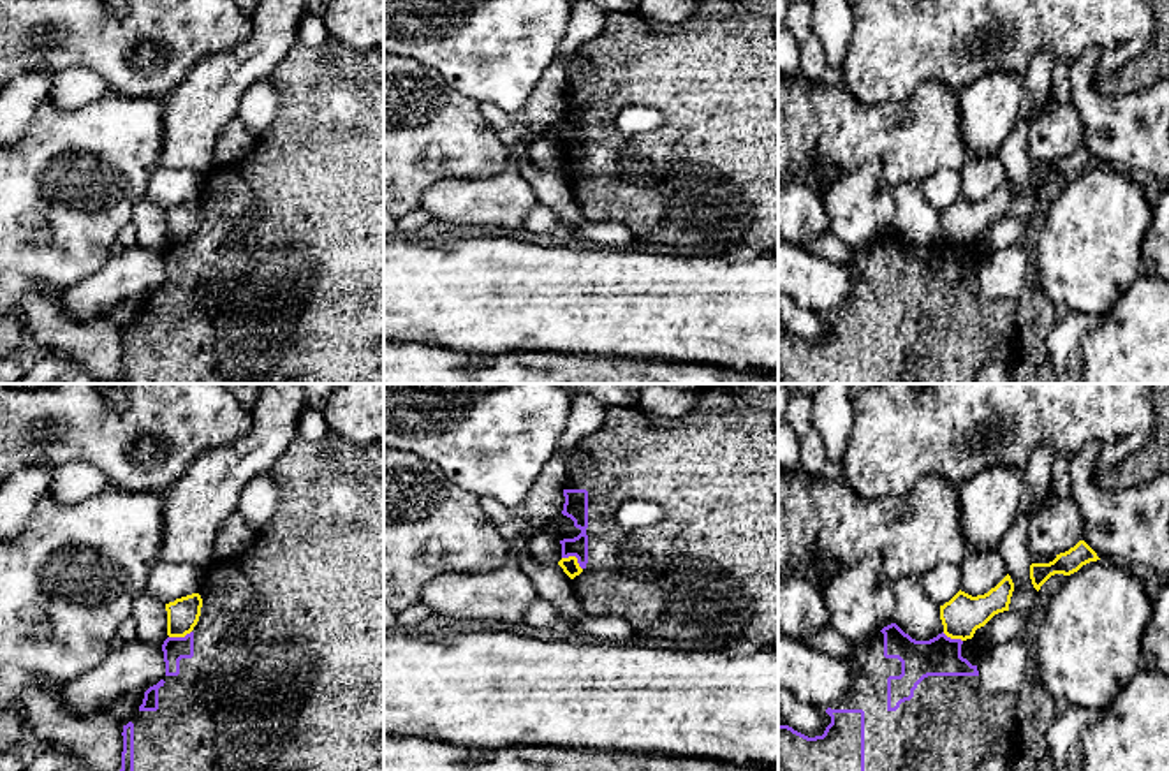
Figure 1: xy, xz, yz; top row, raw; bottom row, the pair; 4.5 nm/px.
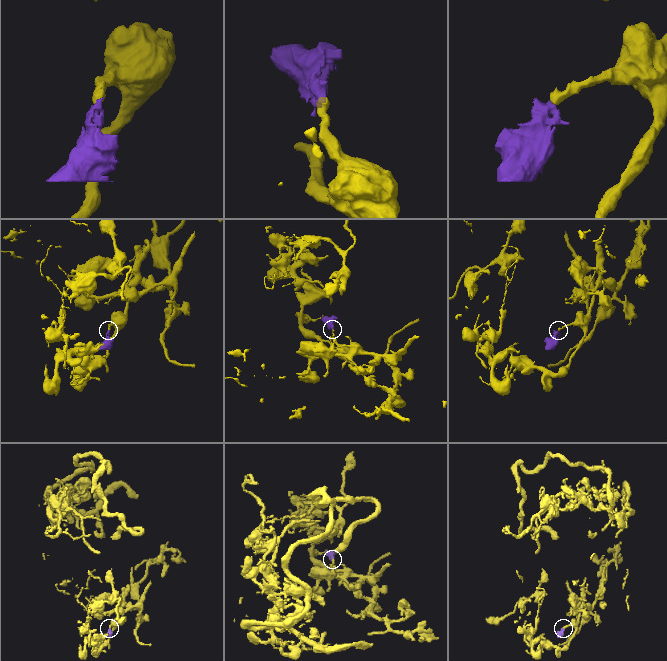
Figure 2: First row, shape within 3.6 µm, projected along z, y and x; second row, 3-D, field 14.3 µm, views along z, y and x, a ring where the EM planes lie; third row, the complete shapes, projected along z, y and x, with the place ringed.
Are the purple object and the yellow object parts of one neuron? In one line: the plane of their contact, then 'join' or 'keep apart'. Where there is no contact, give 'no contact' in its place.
meets purple in xz; keep apart

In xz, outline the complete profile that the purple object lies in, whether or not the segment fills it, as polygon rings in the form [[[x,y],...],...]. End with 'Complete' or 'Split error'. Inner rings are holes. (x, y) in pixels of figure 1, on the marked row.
[[[741,384],[738,389],[708,386],[701,389],[695,408],[680,417],[653,415],[637,405],[607,407],[602,426],[584,437],[577,449],[588,458],[565,479],[565,503],[562,514],[574,521],[581,533],[563,539],[562,558],[576,556],[583,572],[572,579],[572,588],[590,616],[616,616],[630,623],[636,634],[653,641],[667,641],[674,650],[750,653],[778,648],[778,384]],[[629,500],[653,502],[662,507],[662,519],[650,528],[627,532],[616,521],[616,510]]]. Split error

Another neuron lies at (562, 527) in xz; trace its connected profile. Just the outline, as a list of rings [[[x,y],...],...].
[[[560,514],[558,518],[555,518],[549,525],[548,525],[548,533],[555,535],[558,540],[563,539],[574,539],[581,533],[579,528],[574,526],[574,521],[563,514]]]

